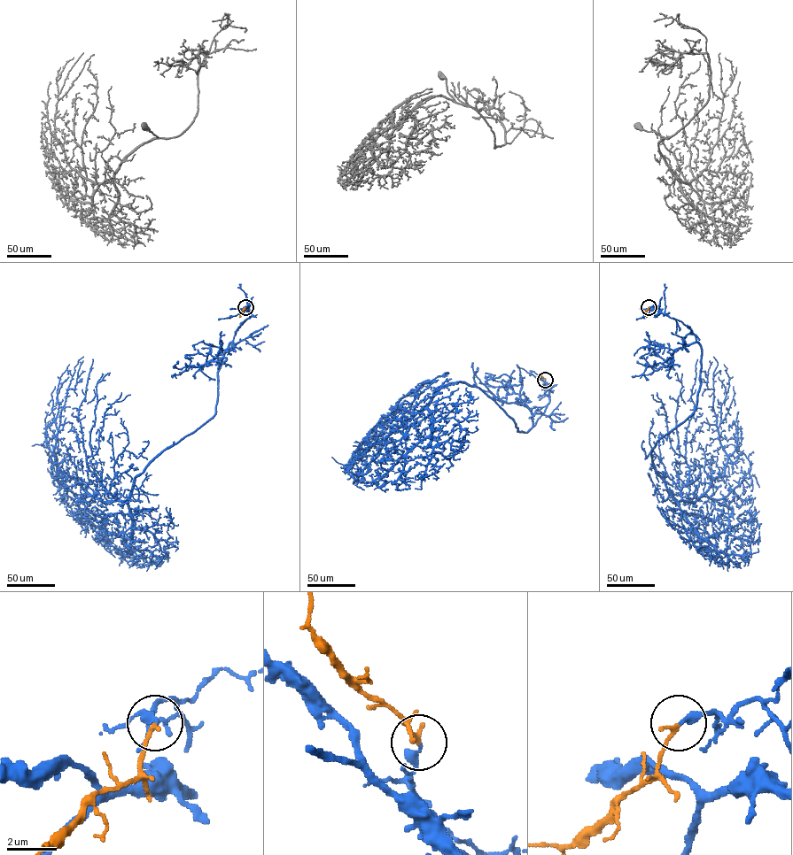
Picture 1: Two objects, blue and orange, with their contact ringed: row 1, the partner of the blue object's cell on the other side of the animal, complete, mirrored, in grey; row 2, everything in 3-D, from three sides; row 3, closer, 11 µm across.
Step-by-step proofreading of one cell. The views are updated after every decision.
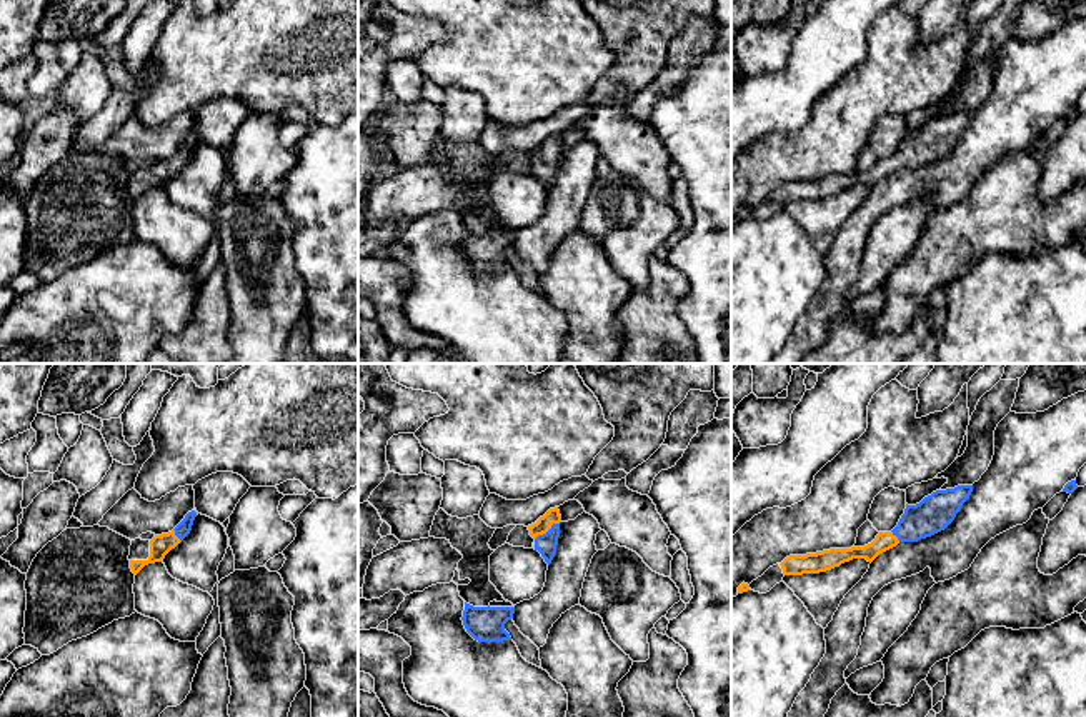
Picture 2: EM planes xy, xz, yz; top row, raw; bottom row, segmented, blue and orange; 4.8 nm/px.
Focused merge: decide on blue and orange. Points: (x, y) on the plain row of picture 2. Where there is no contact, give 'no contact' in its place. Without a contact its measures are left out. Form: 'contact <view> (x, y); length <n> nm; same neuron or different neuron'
contact xz (548, 157); length 150 nm; same neuron

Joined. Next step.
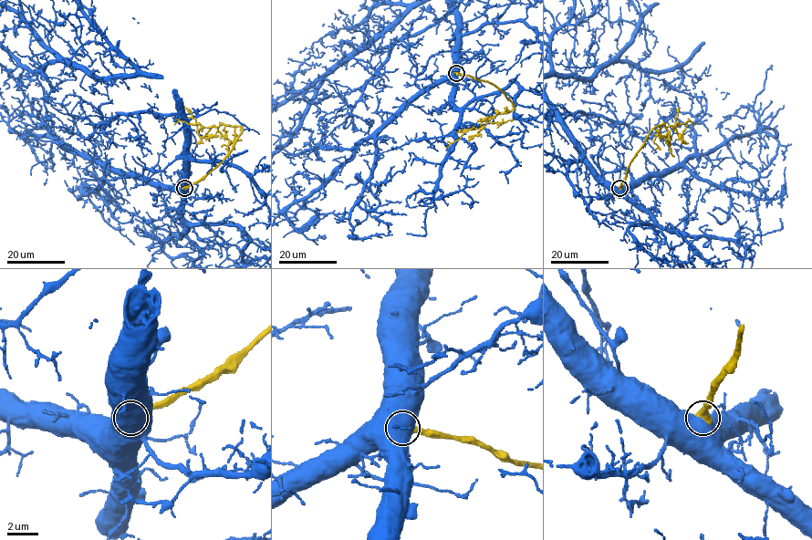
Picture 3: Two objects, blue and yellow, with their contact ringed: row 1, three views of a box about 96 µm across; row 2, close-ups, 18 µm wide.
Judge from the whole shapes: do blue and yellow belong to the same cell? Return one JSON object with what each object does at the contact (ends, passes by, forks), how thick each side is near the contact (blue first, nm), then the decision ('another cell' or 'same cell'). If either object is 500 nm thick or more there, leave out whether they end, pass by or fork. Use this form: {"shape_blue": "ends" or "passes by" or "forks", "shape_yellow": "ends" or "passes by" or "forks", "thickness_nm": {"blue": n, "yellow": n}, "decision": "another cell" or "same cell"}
{"thickness_nm": {"blue": 750, "yellow": 650}, "decision": "another cell"}

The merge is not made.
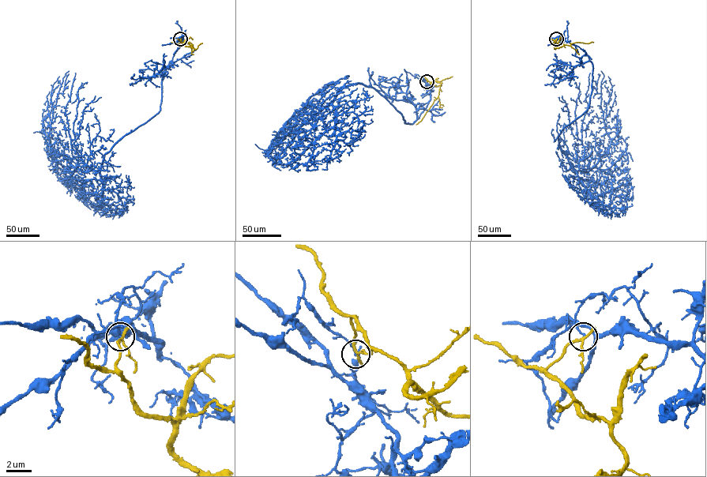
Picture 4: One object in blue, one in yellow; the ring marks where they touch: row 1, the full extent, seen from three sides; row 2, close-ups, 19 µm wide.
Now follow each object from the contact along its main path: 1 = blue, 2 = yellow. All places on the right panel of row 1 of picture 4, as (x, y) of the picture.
1: (556, 39), (578, 46), (592, 65), (588, 108), (558, 136), (575, 170), (588, 170), (611, 144), (601, 71)
2: (556, 39), (554, 40), (558, 48), (576, 43), (593, 42)

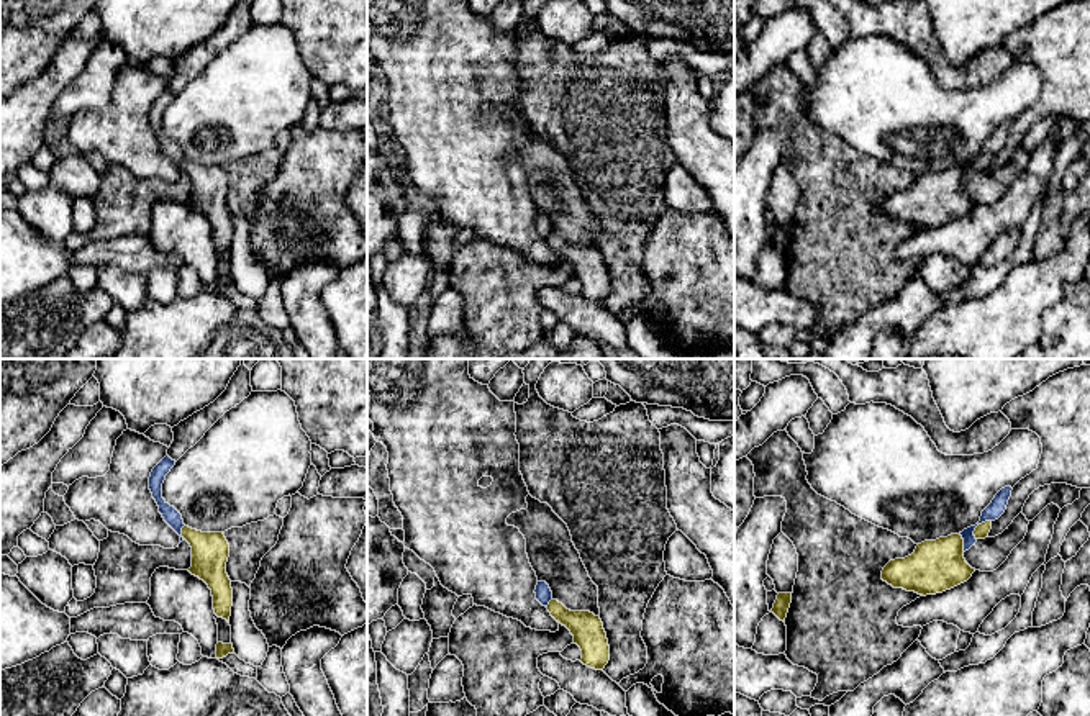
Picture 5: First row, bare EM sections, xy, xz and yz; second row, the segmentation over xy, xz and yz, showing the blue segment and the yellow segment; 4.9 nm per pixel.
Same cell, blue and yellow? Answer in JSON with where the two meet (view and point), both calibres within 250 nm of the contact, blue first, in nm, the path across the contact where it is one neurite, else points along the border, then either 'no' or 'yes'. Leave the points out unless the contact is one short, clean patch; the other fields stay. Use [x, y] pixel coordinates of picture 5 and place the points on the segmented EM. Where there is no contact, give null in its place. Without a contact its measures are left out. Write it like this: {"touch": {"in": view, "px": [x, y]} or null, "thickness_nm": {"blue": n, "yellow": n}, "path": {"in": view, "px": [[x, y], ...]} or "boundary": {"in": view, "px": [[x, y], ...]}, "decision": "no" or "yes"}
{"touch": {"in": "yz", "px": [977, 525]}, "thickness_nm": {"blue": 80, "yellow": 70}, "boundary": {"in": "yz", "px": [[990, 520], [976, 528], [976, 539]]}, "decision": "no"}

